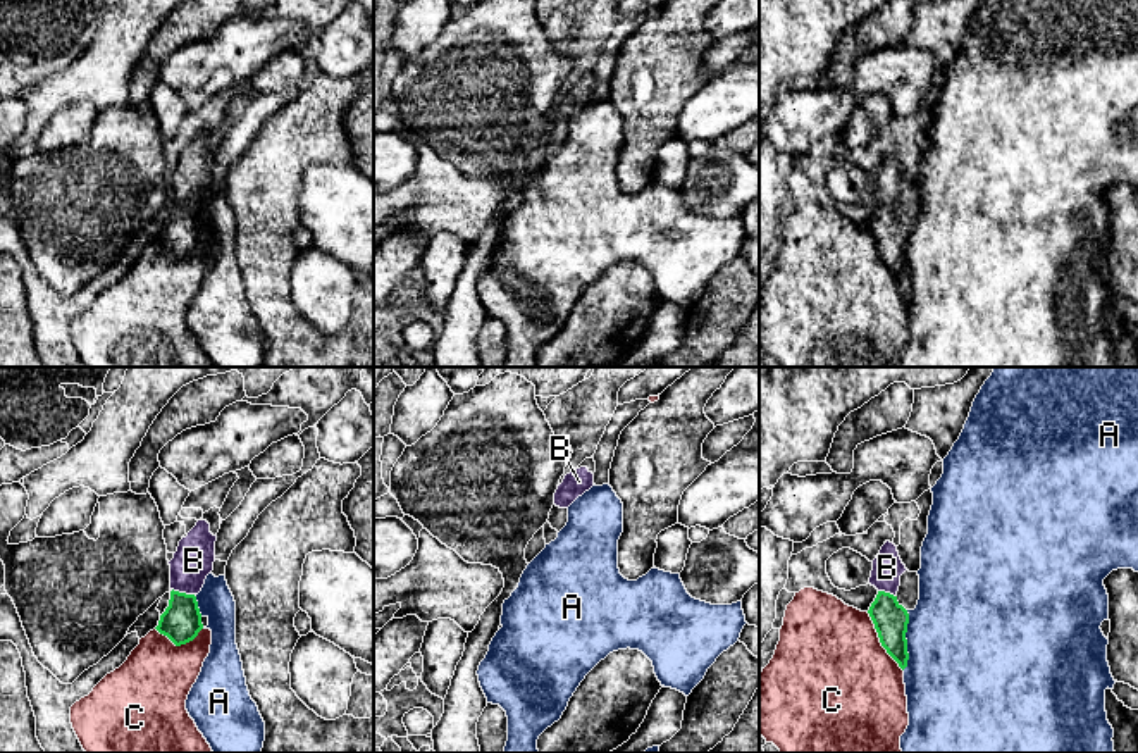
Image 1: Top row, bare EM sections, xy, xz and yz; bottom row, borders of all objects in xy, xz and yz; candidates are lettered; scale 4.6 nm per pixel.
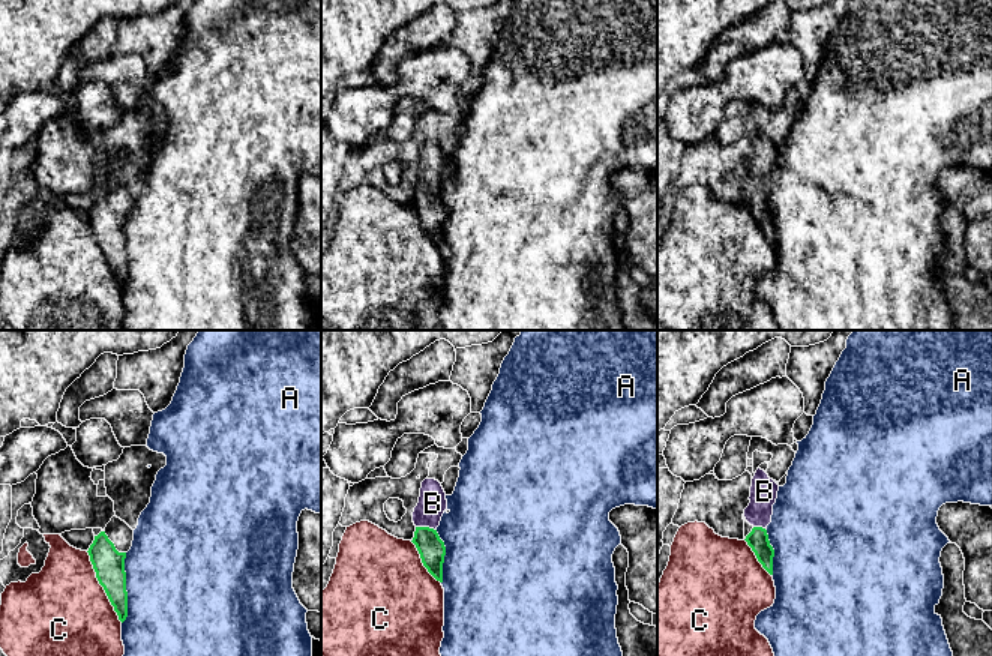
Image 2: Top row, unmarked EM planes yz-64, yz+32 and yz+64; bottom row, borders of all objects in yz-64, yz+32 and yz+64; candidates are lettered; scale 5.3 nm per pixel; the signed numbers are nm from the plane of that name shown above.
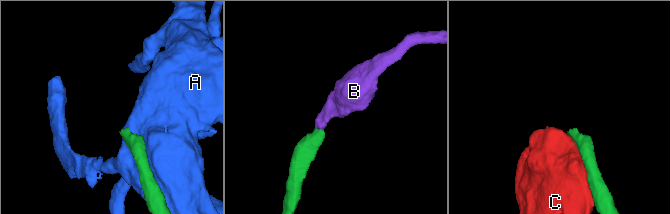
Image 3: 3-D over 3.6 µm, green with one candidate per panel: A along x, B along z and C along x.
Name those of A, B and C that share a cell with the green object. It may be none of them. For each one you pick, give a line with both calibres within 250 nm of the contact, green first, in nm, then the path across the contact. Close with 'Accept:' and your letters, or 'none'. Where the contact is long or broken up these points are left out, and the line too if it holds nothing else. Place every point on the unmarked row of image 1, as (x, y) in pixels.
B: 190/190 nm | across xy (181, 235), (183, 207), (193, 174)
Accept: B

